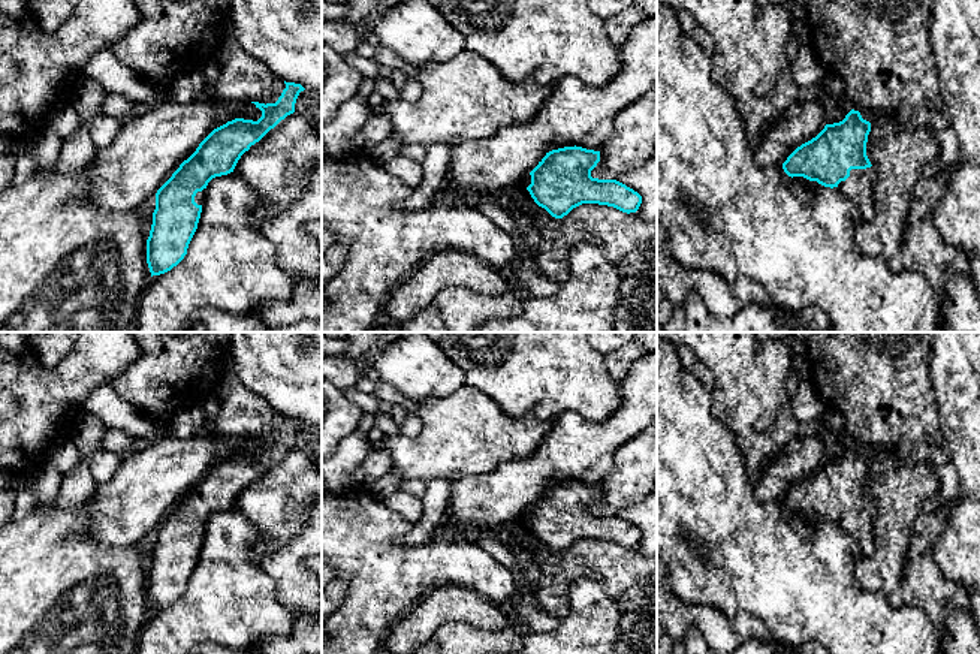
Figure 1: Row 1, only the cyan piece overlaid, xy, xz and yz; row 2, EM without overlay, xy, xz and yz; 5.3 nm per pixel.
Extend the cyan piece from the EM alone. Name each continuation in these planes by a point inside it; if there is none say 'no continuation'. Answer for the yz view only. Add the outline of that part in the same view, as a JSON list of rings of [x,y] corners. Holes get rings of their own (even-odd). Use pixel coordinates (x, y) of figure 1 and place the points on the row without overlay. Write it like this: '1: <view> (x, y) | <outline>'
1: yz (858, 524) | [[[874,503],[851,504],[850,512],[833,525],[839,527],[857,546],[860,558],[871,558],[875,549],[874,537]]]

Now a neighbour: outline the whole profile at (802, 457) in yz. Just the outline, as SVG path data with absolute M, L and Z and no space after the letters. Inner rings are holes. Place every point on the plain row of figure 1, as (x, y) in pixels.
M817 436L793 438L765 468L753 486L759 501L783 500L802 479L815 473L826 461L823 443Z

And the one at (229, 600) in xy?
M230 507L212 513L197 564L184 594L171 606L153 611L142 629L138 654L192 654L202 644L218 644L230 650L253 648L262 636L289 636L296 617L278 597L274 581L254 563L251 552L259 533L244 513Z

